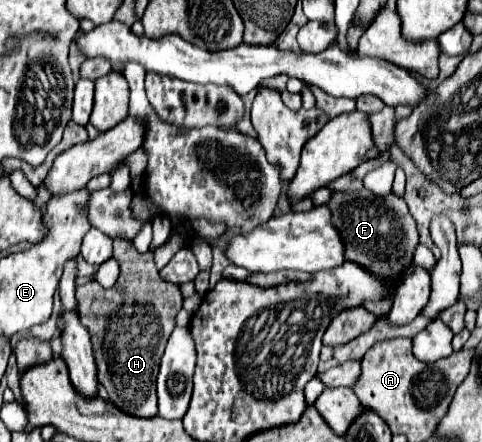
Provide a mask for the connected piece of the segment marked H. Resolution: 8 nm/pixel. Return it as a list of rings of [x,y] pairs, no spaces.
[[[113,242],[113,246],[121,246],[121,276],[109,290],[91,284],[77,288],[79,320],[91,334],[99,382],[105,386],[109,400],[129,416],[153,418],[157,416],[155,380],[159,362],[175,328],[175,316],[181,310],[183,298],[179,286],[159,276],[151,252],[139,254],[127,242]]]

